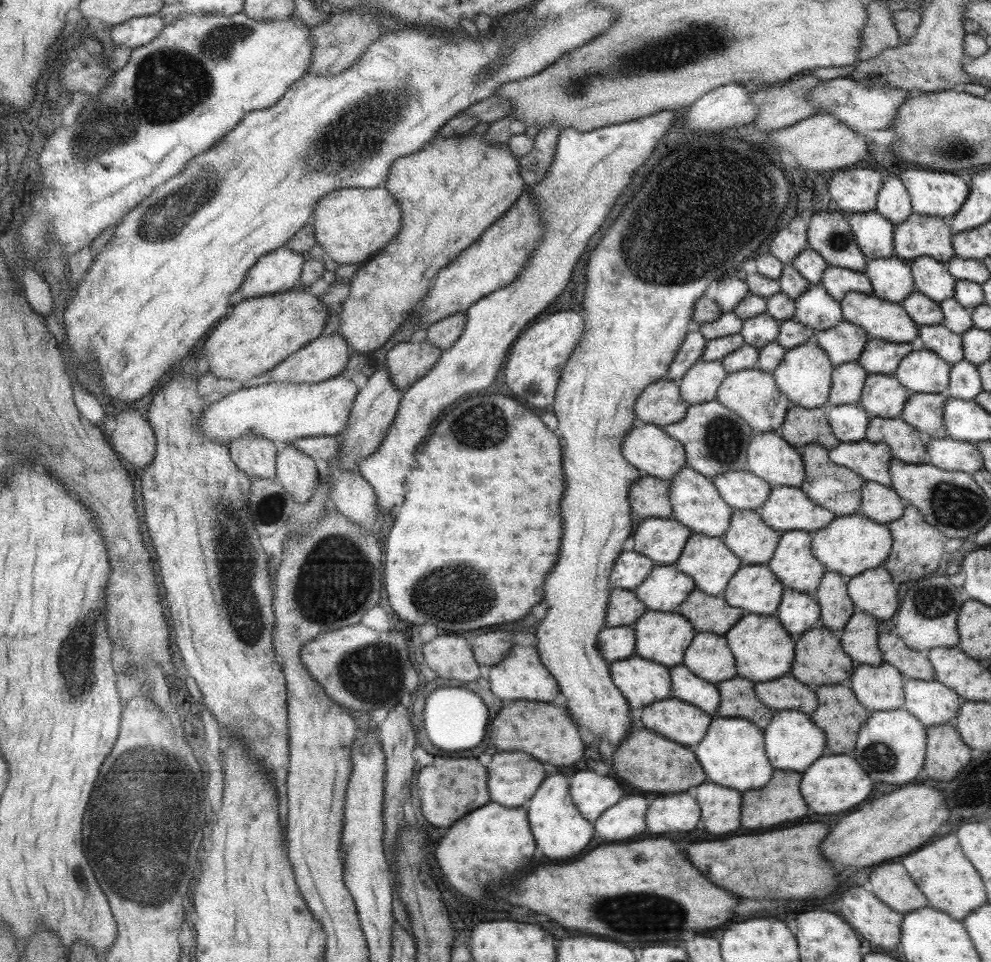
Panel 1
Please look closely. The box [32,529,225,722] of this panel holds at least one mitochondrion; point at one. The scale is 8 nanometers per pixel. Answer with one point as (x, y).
(77, 662)

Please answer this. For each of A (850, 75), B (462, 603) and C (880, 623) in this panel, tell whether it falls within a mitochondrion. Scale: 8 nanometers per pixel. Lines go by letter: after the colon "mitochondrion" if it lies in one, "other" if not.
A: other
B: mitochondrion
C: other

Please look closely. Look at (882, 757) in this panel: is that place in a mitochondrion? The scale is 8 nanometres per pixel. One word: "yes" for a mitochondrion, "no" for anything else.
yes

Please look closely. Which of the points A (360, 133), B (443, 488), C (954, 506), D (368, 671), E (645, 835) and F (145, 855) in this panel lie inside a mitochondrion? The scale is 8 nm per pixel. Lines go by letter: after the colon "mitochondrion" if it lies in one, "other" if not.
A: mitochondrion
B: other
C: mitochondrion
D: mitochondrion
E: other
F: mitochondrion

